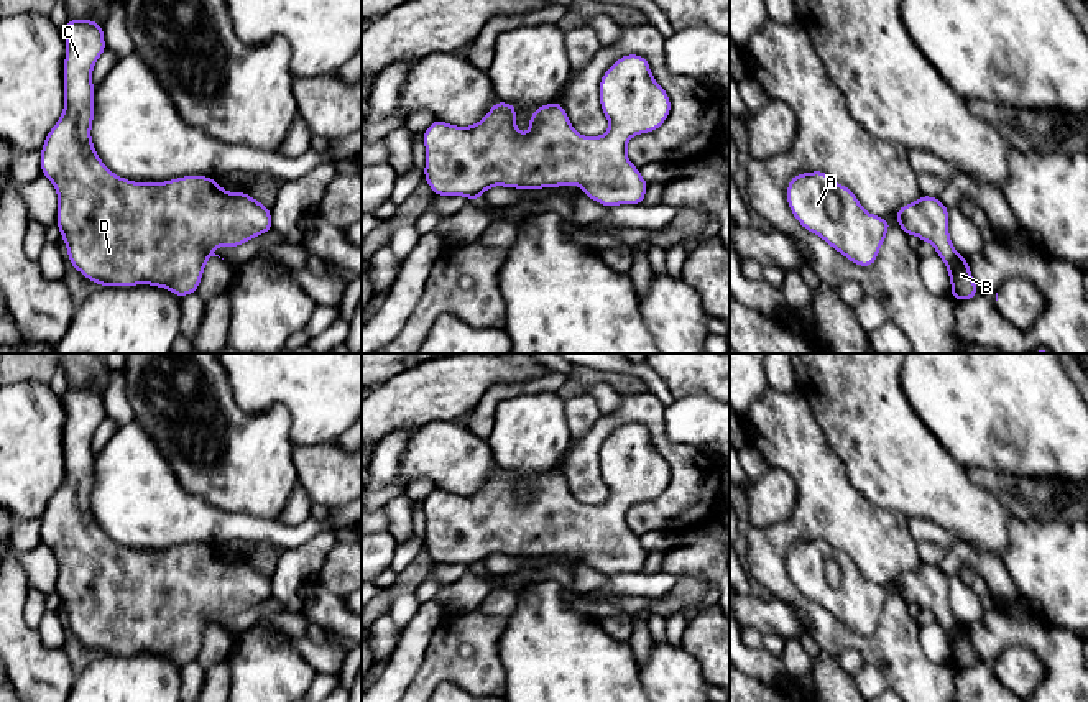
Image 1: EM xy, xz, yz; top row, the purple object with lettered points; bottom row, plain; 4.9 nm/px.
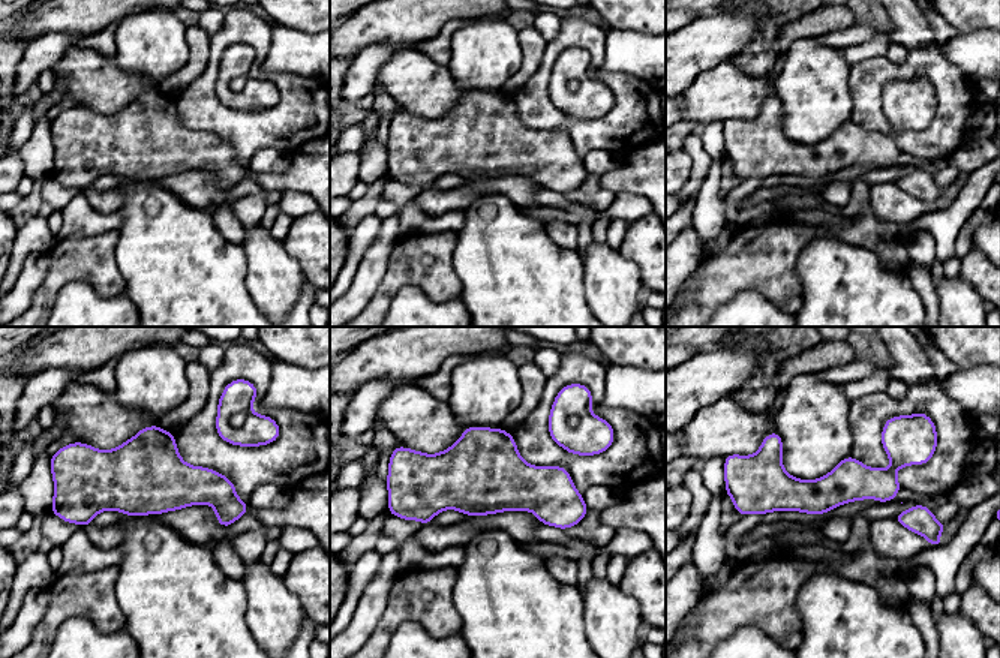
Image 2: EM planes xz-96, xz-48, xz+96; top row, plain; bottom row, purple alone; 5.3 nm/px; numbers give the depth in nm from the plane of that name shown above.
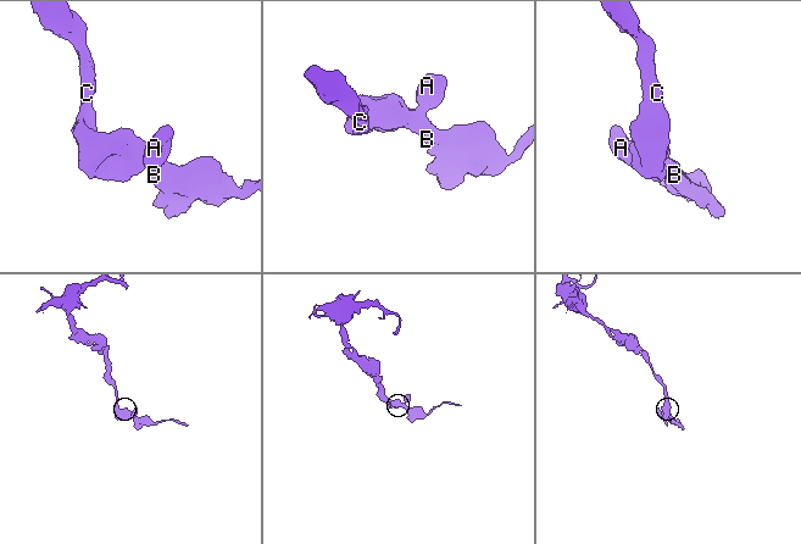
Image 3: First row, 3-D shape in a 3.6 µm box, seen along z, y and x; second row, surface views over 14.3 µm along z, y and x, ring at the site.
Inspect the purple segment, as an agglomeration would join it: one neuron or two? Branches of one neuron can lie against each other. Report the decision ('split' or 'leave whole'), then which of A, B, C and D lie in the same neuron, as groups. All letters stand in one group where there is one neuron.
leave whole; groups A B C D

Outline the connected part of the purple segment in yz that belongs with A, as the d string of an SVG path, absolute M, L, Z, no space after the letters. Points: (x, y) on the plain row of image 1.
M823 539L795 543L787 554L787 572L804 597L823 607L851 631L864 636L874 633L889 589L866 580L850 556L837 552Z

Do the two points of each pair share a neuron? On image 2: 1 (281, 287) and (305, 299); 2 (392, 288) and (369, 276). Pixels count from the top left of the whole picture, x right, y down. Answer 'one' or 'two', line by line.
1: two
2: two

